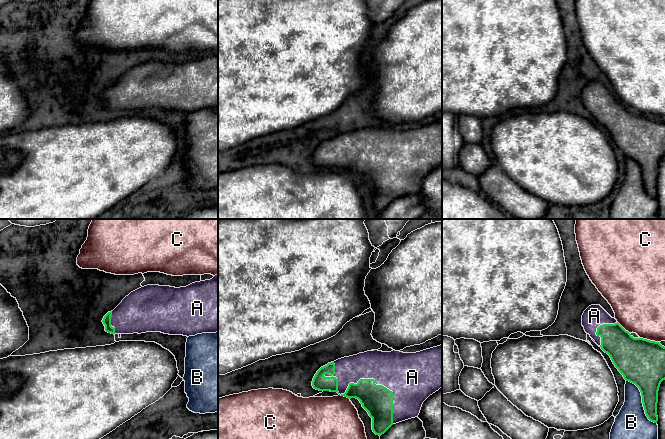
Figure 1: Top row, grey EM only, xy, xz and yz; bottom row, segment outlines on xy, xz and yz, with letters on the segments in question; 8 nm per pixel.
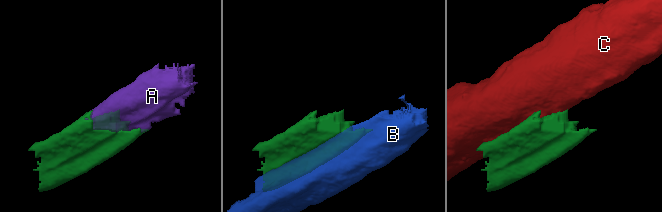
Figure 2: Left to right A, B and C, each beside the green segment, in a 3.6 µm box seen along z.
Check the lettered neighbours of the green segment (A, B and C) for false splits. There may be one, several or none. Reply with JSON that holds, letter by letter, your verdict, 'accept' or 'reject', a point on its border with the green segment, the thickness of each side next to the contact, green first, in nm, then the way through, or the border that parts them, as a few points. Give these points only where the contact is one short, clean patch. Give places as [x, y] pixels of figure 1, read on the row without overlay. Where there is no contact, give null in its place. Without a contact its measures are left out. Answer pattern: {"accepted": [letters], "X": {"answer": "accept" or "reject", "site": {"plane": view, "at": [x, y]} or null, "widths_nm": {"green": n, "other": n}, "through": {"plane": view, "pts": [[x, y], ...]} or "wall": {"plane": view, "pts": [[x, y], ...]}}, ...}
{"accepted": ["A"], "A": {"answer": "accept", "site": {"plane": "xz", "at": [365, 155]}, "widths_nm": {"green": 240, "other": 300}}, "B": {"answer": "reject", "site": {"plane": "yz", "at": [642, 177]}, "widths_nm": {"green": 280, "other": 320}}, "C": {"answer": "reject", "site": {"plane": "yz", "at": [649, 116]}, "widths_nm": {"green": 360, "other": 380}}}

